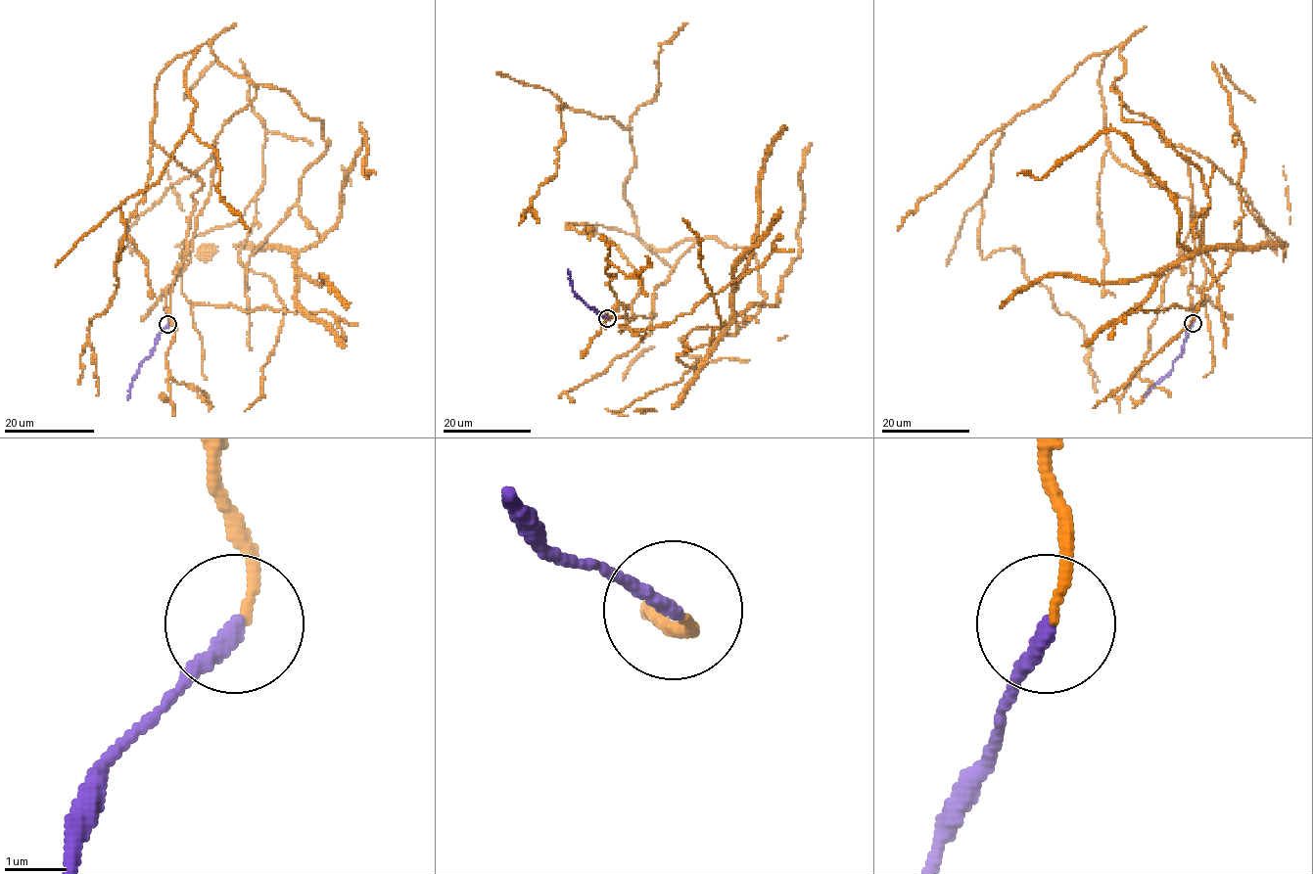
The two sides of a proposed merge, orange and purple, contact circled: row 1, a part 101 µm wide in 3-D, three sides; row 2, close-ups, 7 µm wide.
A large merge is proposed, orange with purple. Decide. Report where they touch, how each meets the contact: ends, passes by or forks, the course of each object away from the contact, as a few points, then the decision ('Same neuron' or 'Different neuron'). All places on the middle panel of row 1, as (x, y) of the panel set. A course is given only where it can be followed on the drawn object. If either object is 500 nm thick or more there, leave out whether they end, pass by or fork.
Place: (607, 318). At the ring orange ends. At the ring purple ends. Course of orange: (608, 318), (694, 245), (596, 225), (620, 332), (768, 235), (733, 312), (777, 302), (812, 142). Course of purple: (607, 318), (577, 298), (568, 270). Same neuron

